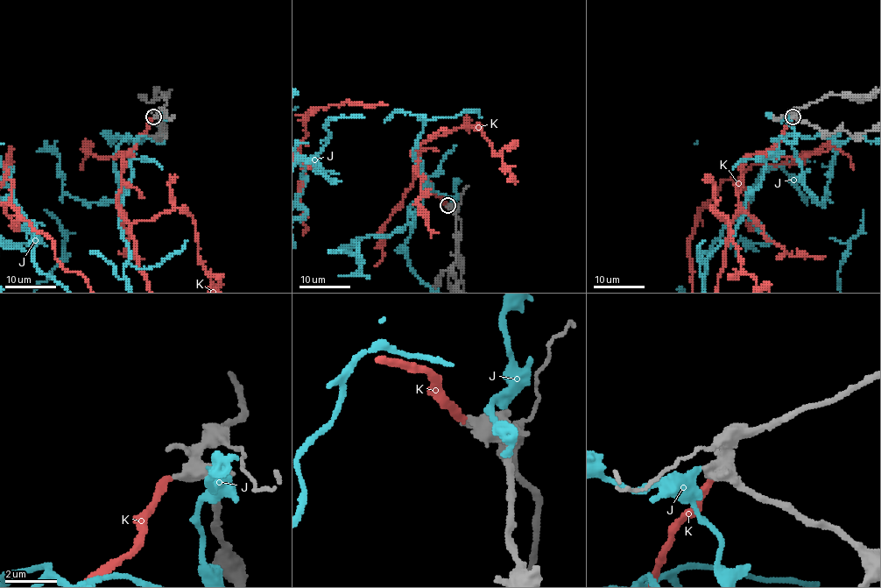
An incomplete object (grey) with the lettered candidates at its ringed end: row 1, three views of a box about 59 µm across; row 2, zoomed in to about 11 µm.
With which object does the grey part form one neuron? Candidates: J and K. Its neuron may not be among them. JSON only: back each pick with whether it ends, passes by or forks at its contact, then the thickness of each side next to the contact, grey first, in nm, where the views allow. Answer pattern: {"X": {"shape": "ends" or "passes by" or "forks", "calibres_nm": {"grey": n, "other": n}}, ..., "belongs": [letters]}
{"K": {"shape": "ends", "calibres_nm": {"grey": 480, "other": 300}}, "belongs": ["K"]}

